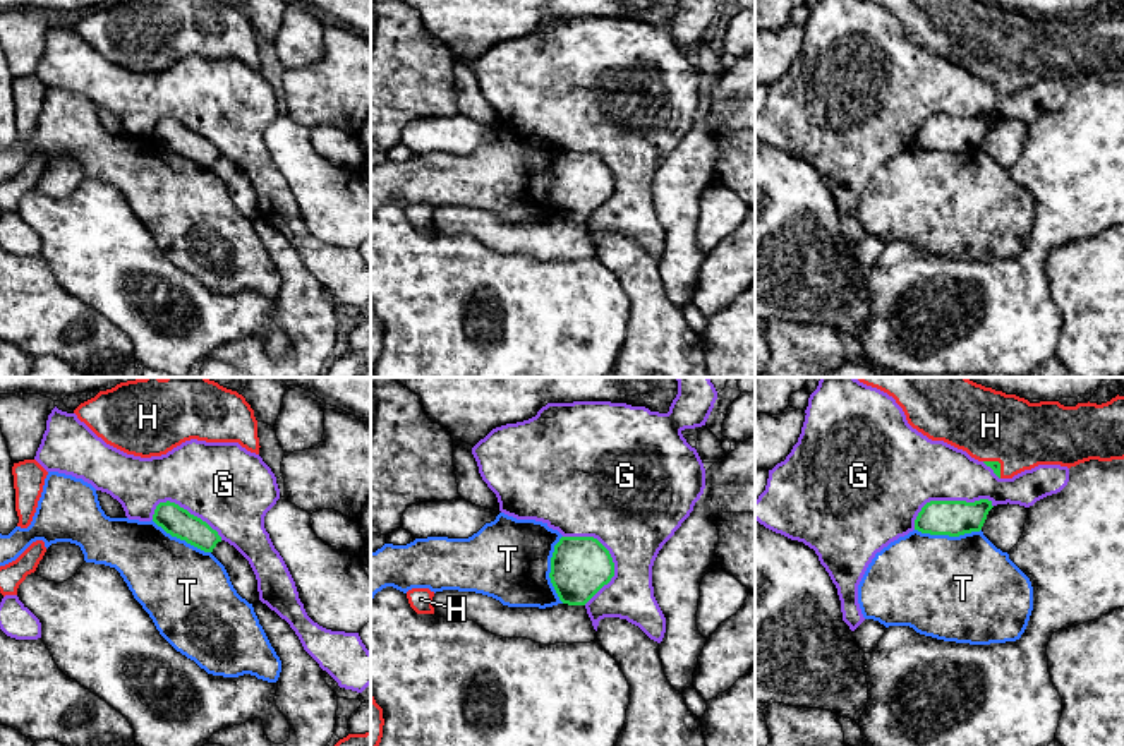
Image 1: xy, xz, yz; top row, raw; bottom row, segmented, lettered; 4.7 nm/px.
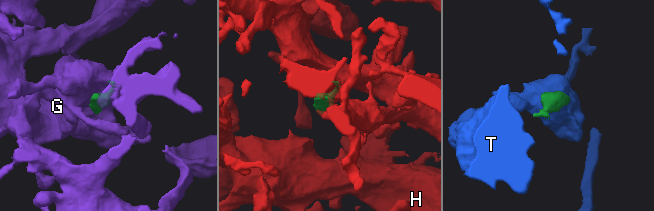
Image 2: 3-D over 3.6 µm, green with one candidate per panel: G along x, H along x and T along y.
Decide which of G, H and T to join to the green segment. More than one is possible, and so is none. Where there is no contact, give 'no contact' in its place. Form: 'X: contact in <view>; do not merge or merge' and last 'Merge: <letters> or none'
G: contact in xz; do not merge
H: contact in yz; merge
T: contact in xz; do not merge
Merge: H

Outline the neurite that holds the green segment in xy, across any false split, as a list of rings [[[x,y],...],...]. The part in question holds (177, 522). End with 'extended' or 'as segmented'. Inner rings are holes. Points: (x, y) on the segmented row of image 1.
[[[170,501],[156,506],[153,521],[172,537],[185,540],[204,552],[213,552],[216,544],[221,542],[218,532],[206,521]]]; as segmented

